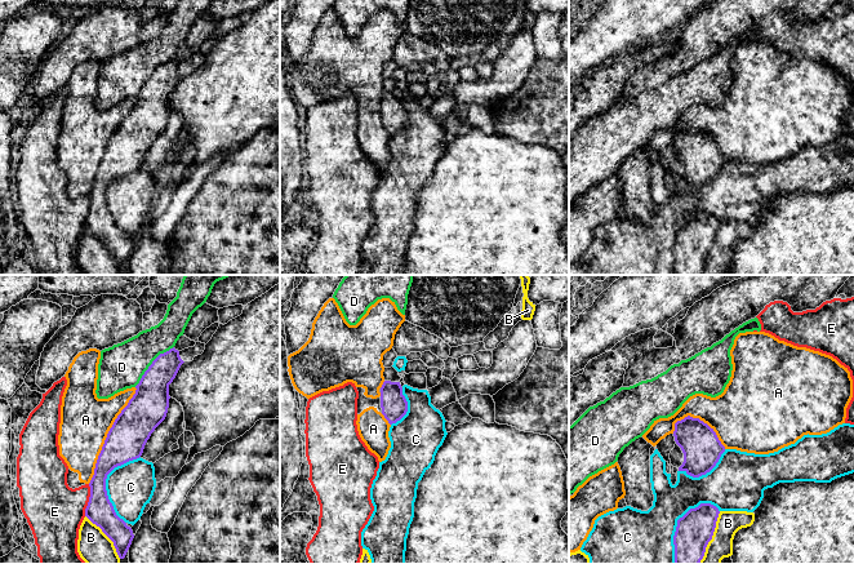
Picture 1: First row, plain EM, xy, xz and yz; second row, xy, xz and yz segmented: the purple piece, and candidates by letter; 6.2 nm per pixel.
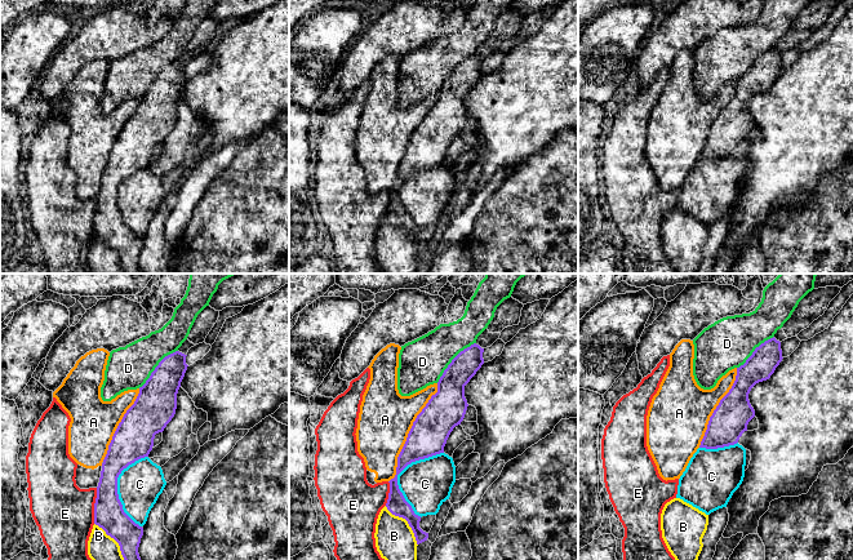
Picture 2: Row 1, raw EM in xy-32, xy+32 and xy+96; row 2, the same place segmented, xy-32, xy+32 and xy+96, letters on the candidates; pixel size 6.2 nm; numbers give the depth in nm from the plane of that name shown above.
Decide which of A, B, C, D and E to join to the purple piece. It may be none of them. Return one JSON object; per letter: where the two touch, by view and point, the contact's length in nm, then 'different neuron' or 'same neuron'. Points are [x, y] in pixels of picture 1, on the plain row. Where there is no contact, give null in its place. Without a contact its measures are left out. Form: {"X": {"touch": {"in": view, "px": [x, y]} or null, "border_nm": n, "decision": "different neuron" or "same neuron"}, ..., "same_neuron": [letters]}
{"A": {"touch": {"in": "xy", "px": [107, 146]}, "border_nm": 650, "decision": "different neuron"}, "B": {"touch": {"in": "yz", "px": [711, 248]}, "border_nm": 360, "decision": "different neuron"}, "C": {"touch": {"in": "yz", "px": [677, 234]}, "border_nm": 440, "decision": "different neuron"}, "D": {"touch": {"in": "xy", "px": [151, 75]}, "border_nm": 360, "decision": "different neuron"}, "E": {"touch": {"in": "xy", "px": [89, 211]}, "border_nm": 200, "decision": "different neuron"}, "same_neuron": []}

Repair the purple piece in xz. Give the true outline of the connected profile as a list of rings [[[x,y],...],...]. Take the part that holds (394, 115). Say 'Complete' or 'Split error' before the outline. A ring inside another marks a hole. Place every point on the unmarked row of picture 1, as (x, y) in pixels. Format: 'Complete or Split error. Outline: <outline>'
Complete. Outline: [[[384,92],[381,98],[382,125],[390,136],[400,132],[408,123],[408,112],[400,93]]]

